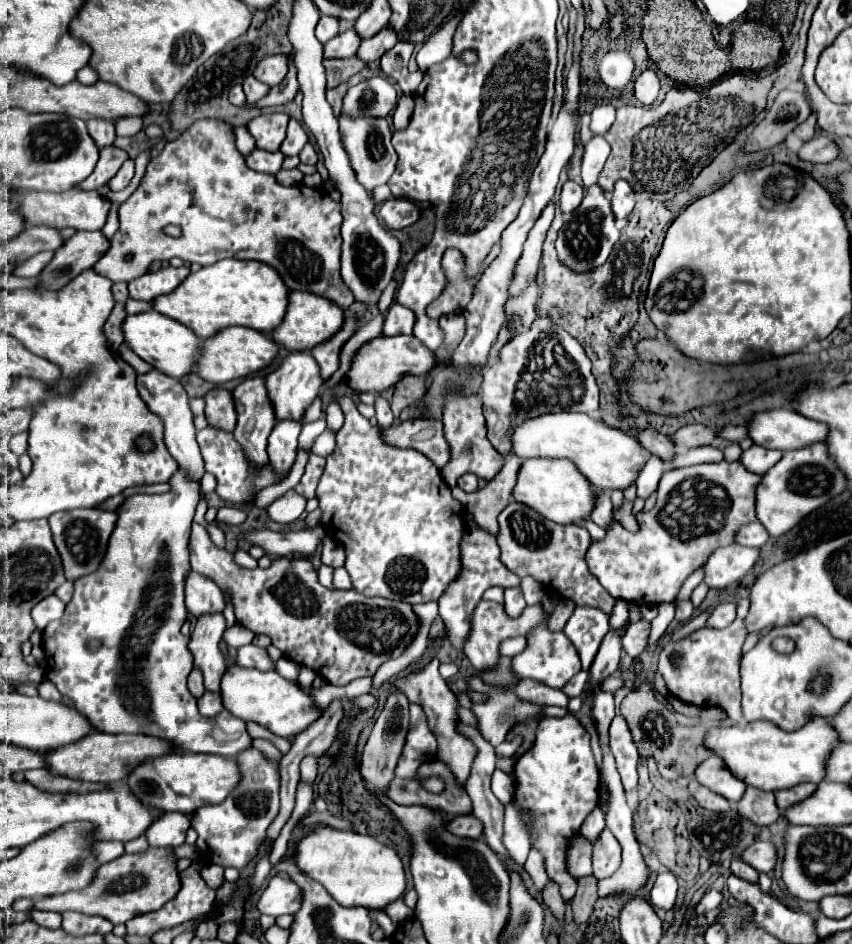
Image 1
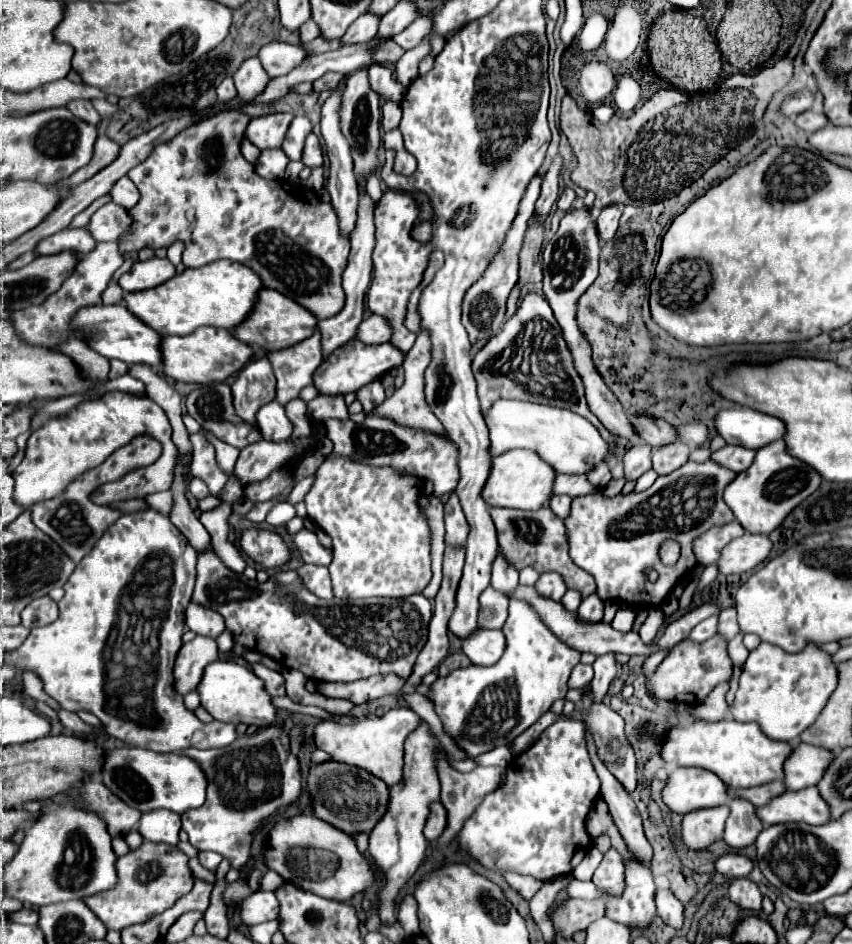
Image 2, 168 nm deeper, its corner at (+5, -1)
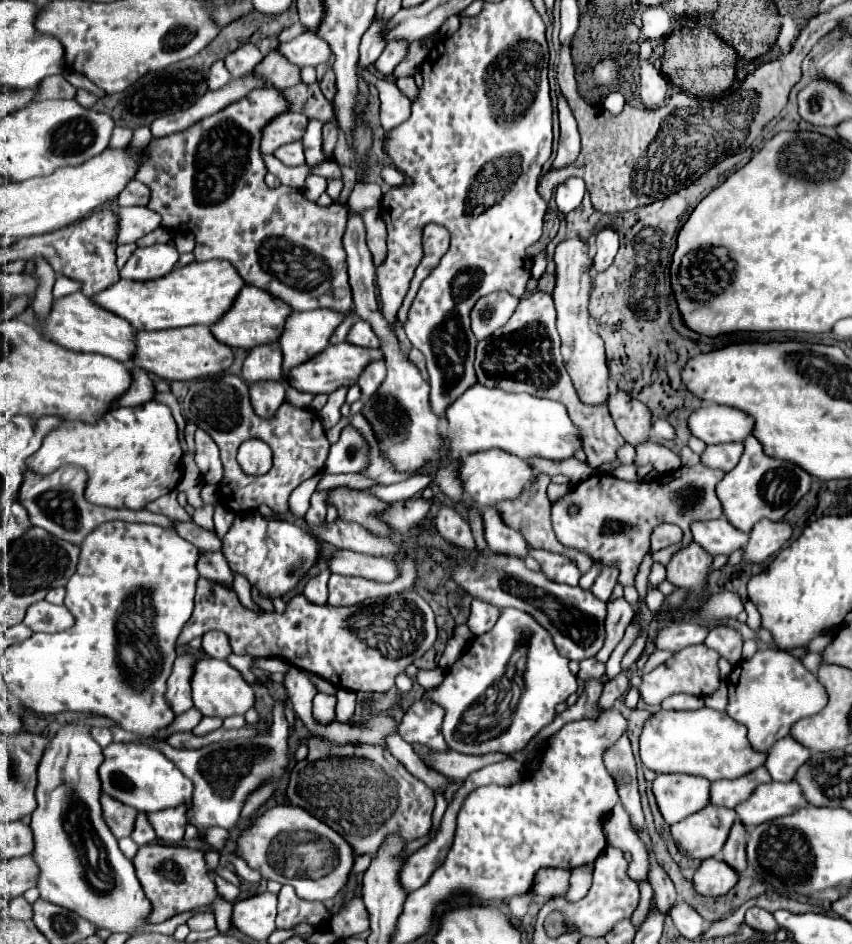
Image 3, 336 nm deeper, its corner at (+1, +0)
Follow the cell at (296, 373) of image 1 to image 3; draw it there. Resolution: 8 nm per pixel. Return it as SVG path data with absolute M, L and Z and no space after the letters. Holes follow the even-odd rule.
M312 310L312 312L292 312L286 322L286 330L280 338L284 366L282 366L282 382L288 384L288 370L308 362L318 356L336 330L336 326L344 320L344 314L332 310Z

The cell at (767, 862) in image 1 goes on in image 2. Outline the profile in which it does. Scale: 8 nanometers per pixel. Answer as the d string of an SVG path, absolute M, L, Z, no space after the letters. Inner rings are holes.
M724 855L720 859L714 861L714 873L724 875L724 877L732 877L732 879L742 879L752 871L752 861L748 857L742 855Z

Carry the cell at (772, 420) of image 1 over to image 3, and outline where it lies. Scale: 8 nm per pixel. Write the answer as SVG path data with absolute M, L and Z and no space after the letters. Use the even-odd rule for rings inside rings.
M706 404L688 418L692 434L706 444L744 442L752 436L754 418L744 410L720 404Z

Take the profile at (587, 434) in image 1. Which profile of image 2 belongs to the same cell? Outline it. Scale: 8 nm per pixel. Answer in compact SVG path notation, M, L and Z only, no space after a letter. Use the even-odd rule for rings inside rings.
M498 399L484 413L484 421L490 431L490 455L498 455L506 449L530 449L538 453L556 473L580 475L600 463L606 455L606 441L598 435L596 427L570 409L516 399Z

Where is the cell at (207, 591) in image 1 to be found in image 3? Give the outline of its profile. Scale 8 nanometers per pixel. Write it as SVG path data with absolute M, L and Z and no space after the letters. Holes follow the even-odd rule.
M206 632L204 640L202 640L202 648L206 650L206 654L210 654L212 658L222 658L226 660L226 656L232 652L230 650L230 640L226 638L226 634L222 632Z

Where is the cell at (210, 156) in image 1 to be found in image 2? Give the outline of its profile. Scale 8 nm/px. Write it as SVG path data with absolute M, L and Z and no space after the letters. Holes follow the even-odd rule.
M238 109L220 111L158 145L144 163L128 173L140 191L140 201L130 209L130 215L134 215L134 235L122 239L120 253L128 255L142 247L160 249L180 239L186 243L186 267L202 267L218 259L242 263L262 279L264 287L280 291L306 307L318 321L324 321L344 307L342 271L346 269L350 241L340 235L338 217L330 203L320 201L314 191L292 187L286 181L280 185L278 181L266 181L256 175L254 167L240 153L250 119L250 115Z

